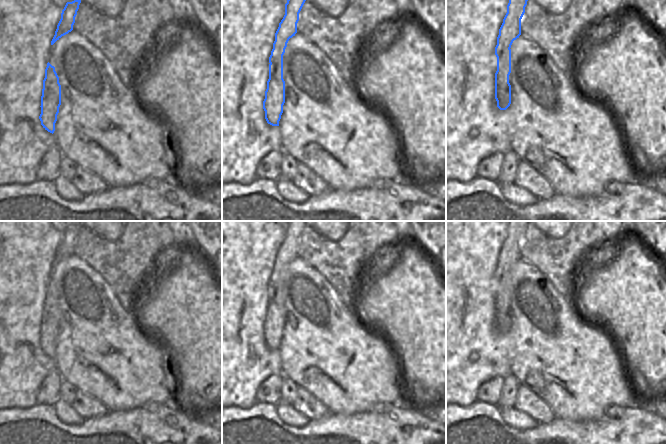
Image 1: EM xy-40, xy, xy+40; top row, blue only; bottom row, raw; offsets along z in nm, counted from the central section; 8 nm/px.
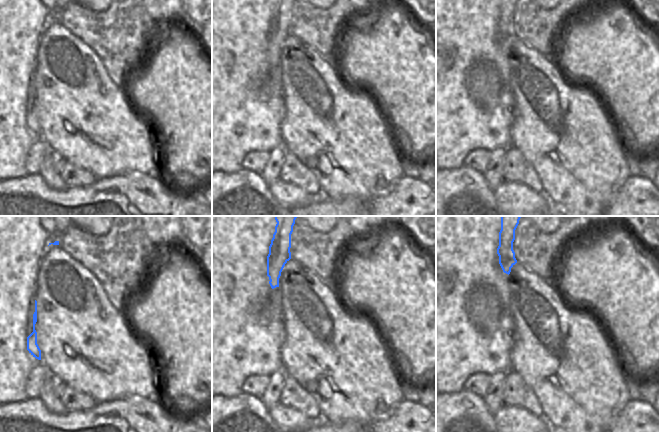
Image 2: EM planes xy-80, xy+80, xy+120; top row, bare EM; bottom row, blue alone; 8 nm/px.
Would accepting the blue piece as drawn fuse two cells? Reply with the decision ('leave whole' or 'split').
leave whole

